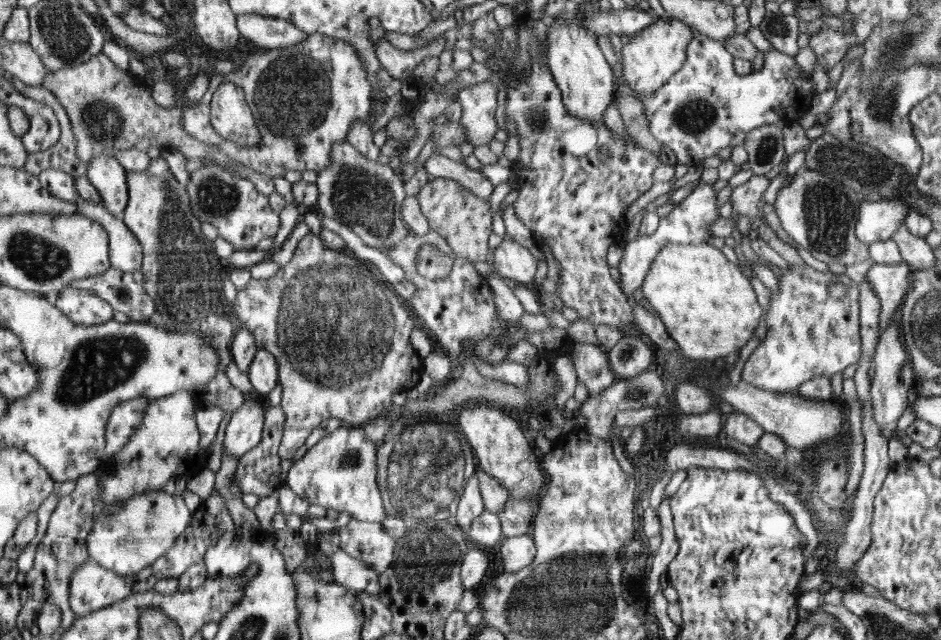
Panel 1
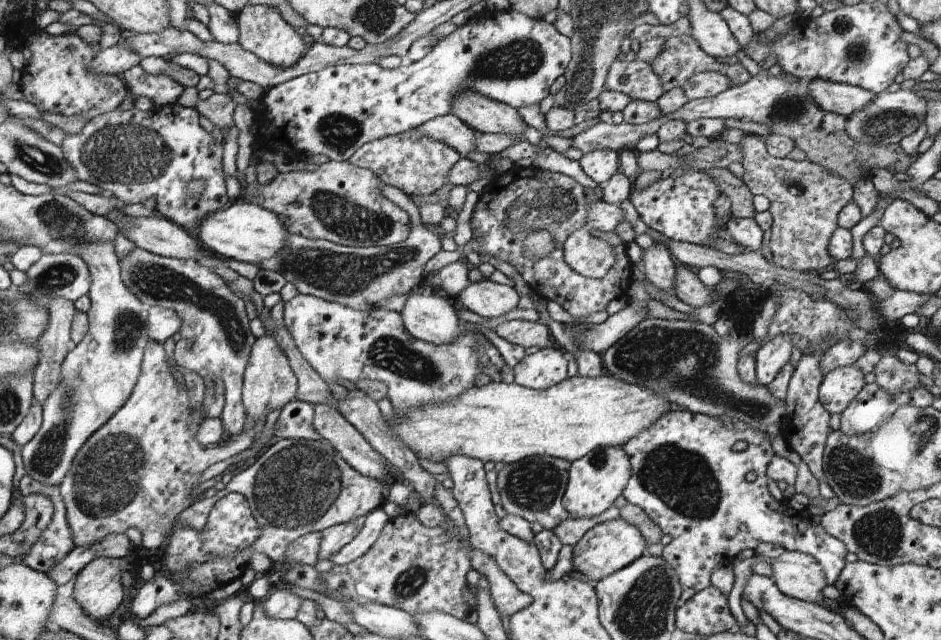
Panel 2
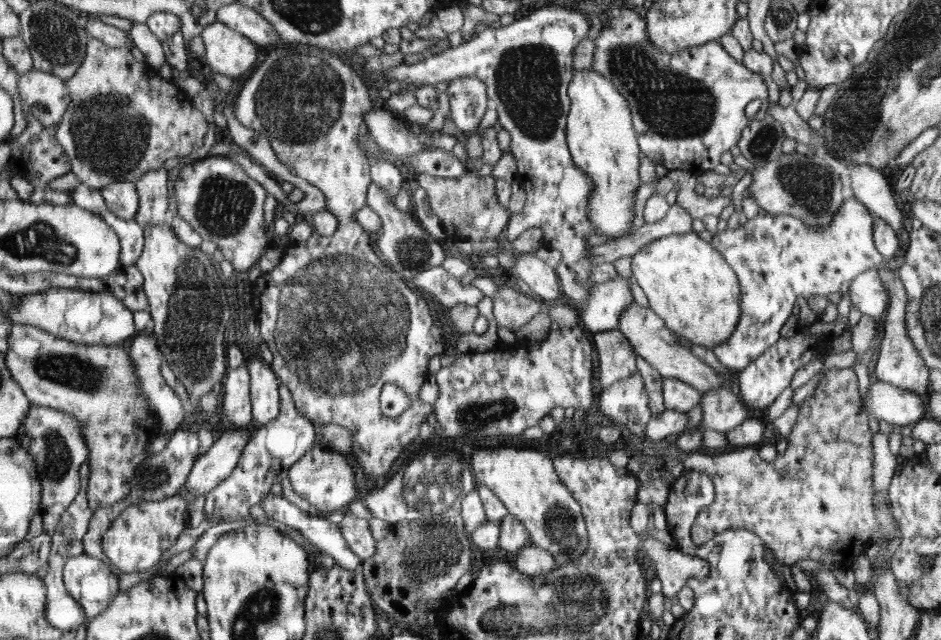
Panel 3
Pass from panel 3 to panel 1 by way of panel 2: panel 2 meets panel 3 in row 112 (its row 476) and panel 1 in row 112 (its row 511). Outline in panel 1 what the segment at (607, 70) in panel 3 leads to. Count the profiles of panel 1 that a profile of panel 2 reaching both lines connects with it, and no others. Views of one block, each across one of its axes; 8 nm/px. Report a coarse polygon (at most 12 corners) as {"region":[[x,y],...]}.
{"region":[[696,35],[644,100],[652,136],[701,166],[798,121],[813,75],[771,48],[747,75]]}

